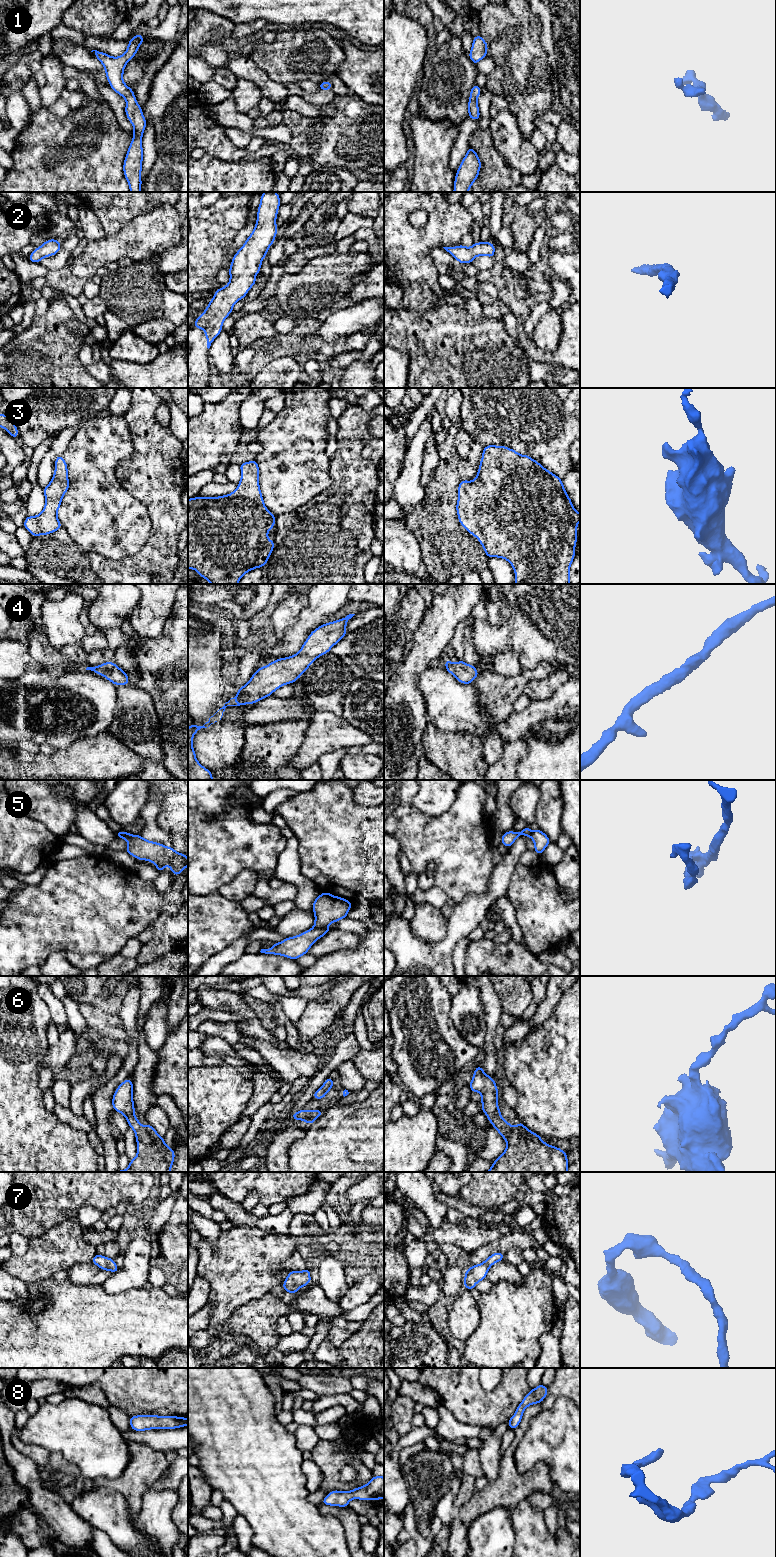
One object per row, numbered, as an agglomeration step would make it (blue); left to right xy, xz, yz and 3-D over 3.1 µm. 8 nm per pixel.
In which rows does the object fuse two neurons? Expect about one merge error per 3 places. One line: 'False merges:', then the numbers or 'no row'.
False merges: 5

